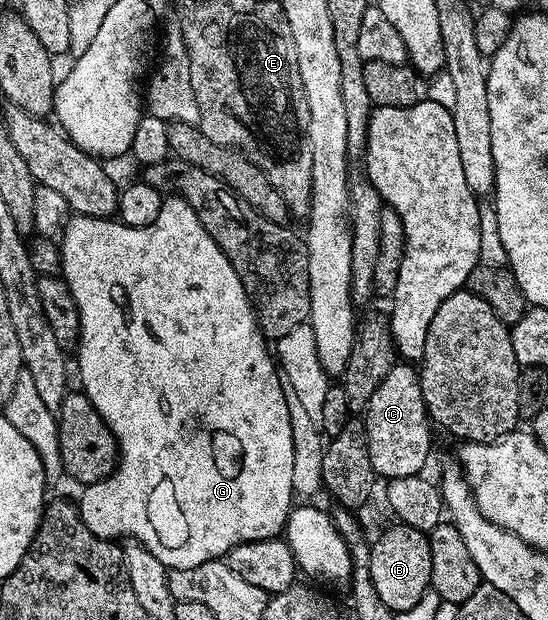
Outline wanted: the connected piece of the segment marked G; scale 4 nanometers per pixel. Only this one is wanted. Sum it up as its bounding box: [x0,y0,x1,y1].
[58,194,294,570]

